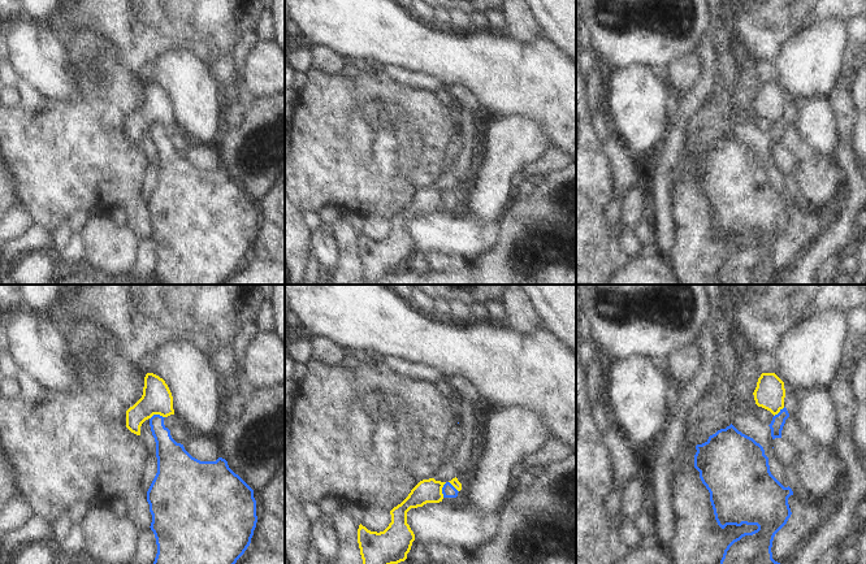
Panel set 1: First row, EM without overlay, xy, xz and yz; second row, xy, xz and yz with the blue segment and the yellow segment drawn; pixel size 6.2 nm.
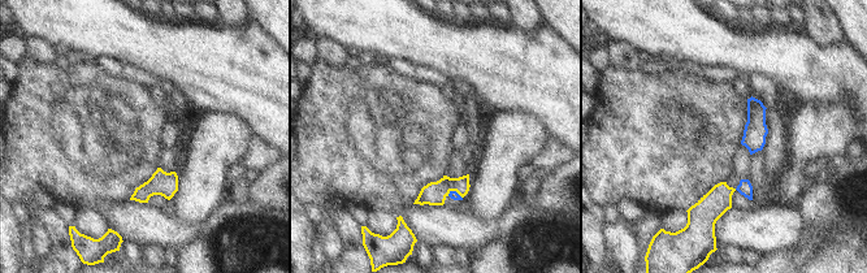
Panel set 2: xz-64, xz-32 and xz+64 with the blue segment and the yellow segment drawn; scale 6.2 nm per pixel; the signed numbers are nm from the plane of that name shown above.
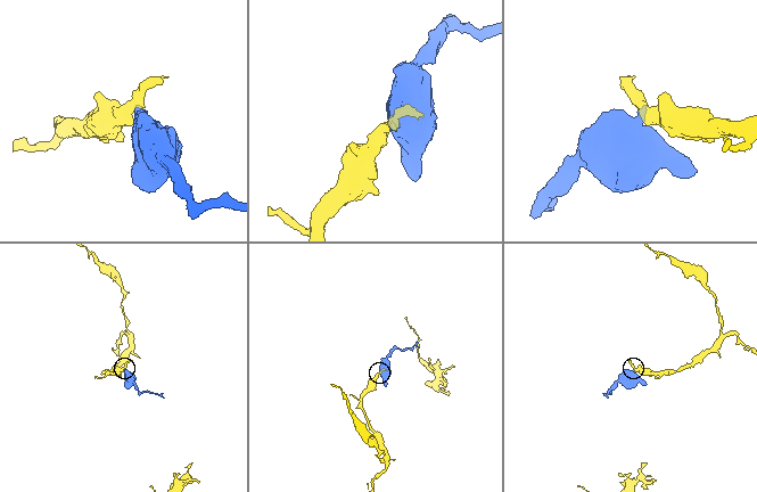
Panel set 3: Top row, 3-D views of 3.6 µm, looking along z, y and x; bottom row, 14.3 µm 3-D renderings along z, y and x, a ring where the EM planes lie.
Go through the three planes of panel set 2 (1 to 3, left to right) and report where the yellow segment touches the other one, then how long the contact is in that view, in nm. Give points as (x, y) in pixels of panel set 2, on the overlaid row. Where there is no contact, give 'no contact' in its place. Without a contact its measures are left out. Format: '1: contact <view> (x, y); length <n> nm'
1: no contact
2: contact xz-32 (455, 191); length 100 nm
3: no contact

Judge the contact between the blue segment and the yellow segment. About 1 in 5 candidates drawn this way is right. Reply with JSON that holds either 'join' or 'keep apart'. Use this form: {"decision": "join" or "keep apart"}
{"decision": "keep apart"}

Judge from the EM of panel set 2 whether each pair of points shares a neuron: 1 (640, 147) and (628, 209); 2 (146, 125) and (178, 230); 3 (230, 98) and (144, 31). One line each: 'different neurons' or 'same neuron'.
1: different neurons
2: different neurons
3: same neuron

